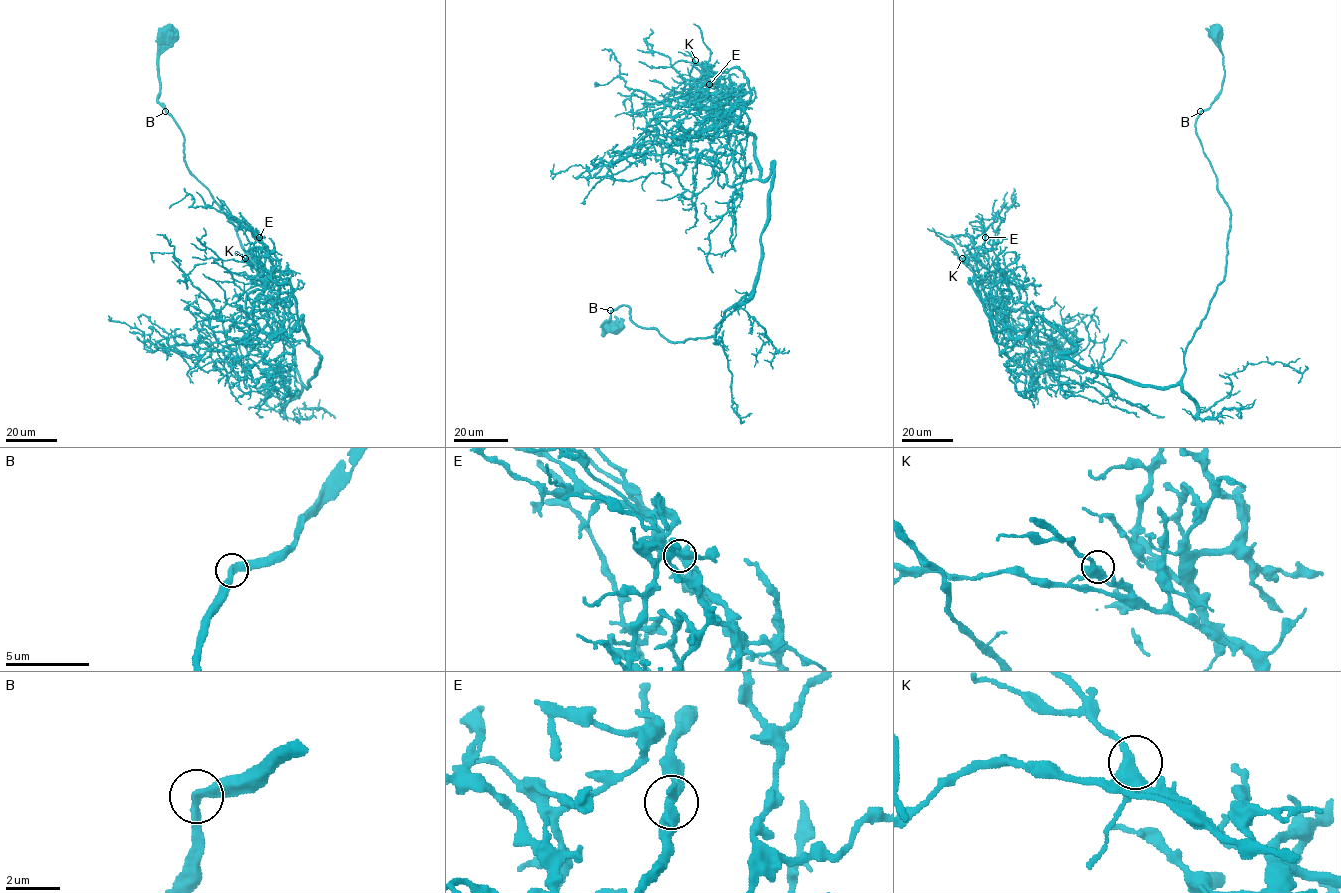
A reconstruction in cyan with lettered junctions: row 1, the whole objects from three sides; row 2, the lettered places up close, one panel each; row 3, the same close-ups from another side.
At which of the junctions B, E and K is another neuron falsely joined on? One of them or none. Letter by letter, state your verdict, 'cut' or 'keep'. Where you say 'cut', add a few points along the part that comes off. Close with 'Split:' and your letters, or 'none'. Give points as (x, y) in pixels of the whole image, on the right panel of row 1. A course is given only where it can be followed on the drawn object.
B: keep
E: keep
K: keep
Split: none

